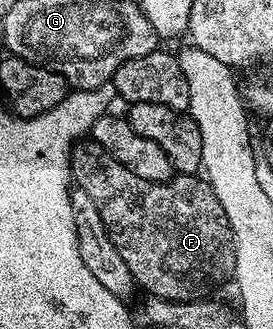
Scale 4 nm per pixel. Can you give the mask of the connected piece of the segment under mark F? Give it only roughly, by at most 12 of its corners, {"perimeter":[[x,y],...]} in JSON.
{"perimeter":[[94,139],[71,149],[148,296],[202,300],[235,238],[198,174],[145,181]]}

